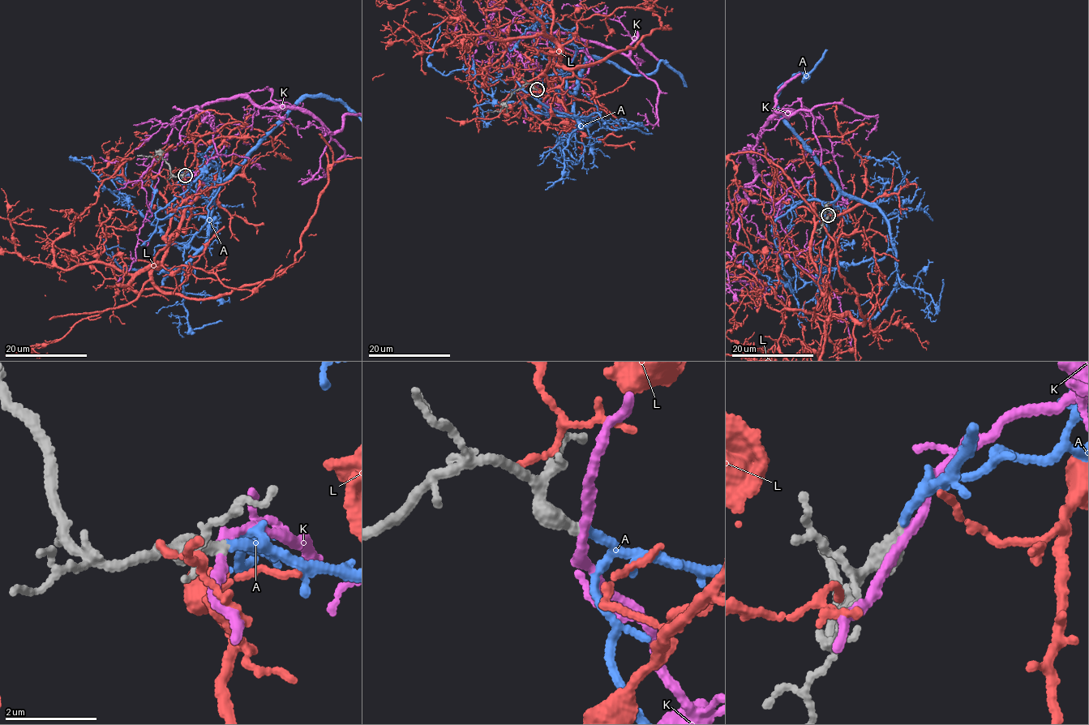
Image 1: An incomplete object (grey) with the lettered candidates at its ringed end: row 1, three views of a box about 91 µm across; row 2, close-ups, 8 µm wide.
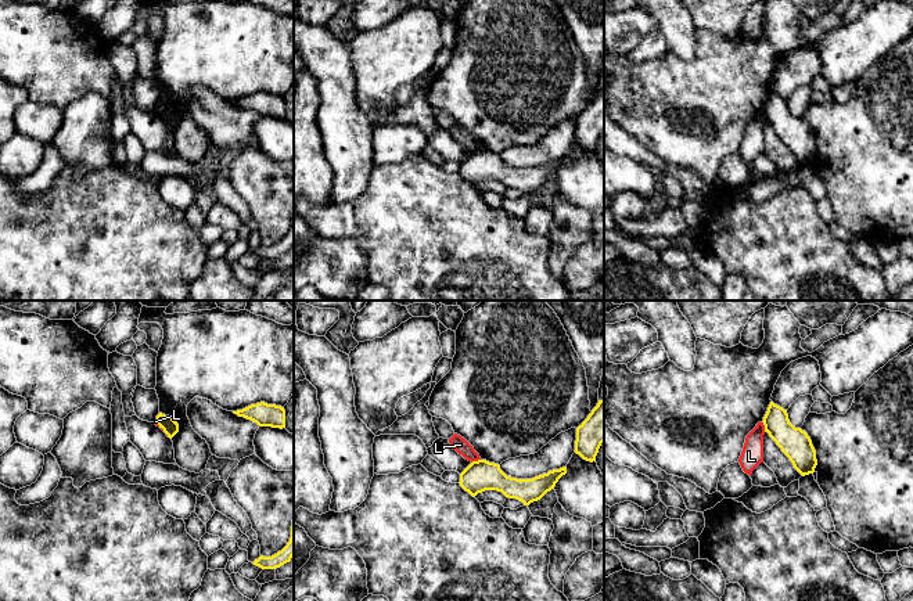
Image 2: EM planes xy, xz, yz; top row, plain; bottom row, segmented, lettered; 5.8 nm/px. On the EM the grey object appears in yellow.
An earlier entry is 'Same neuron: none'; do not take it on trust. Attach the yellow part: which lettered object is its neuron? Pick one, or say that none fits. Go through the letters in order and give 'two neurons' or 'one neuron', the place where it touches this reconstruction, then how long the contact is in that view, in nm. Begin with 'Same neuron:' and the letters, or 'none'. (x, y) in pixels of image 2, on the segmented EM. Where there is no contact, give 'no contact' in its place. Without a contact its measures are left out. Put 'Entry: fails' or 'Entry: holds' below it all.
Same neuron: A
A: one neuron; no contact
K: two neurons; no contact
L: two neurons; meets yellow in yz at (765, 427); contact 70 nm long
Entry: fails

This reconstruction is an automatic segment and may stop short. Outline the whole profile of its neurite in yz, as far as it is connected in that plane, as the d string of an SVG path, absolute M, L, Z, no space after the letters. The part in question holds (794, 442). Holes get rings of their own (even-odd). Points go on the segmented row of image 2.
M770 402L762 422L765 432L769 433L802 476L815 472L817 460L812 440L805 431L790 422L787 410Z

